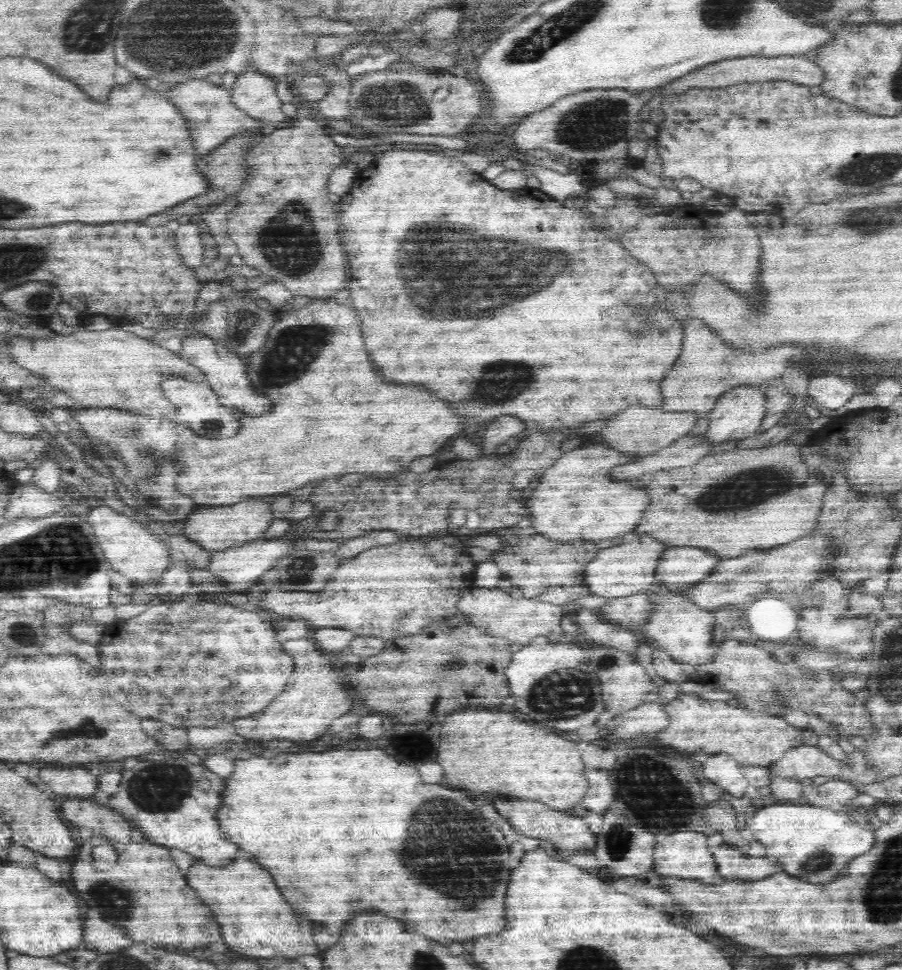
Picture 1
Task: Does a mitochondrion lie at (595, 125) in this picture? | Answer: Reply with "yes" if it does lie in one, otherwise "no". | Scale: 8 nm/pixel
yes

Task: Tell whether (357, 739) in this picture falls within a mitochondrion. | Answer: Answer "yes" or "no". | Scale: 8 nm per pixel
no

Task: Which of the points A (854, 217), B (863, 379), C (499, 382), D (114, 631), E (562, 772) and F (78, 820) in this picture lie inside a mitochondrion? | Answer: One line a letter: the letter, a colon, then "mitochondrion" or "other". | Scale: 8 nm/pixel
A: mitochondrion
B: other
C: mitochondrion
D: other
E: other
F: other

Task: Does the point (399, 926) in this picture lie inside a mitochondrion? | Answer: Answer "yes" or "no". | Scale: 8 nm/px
no

